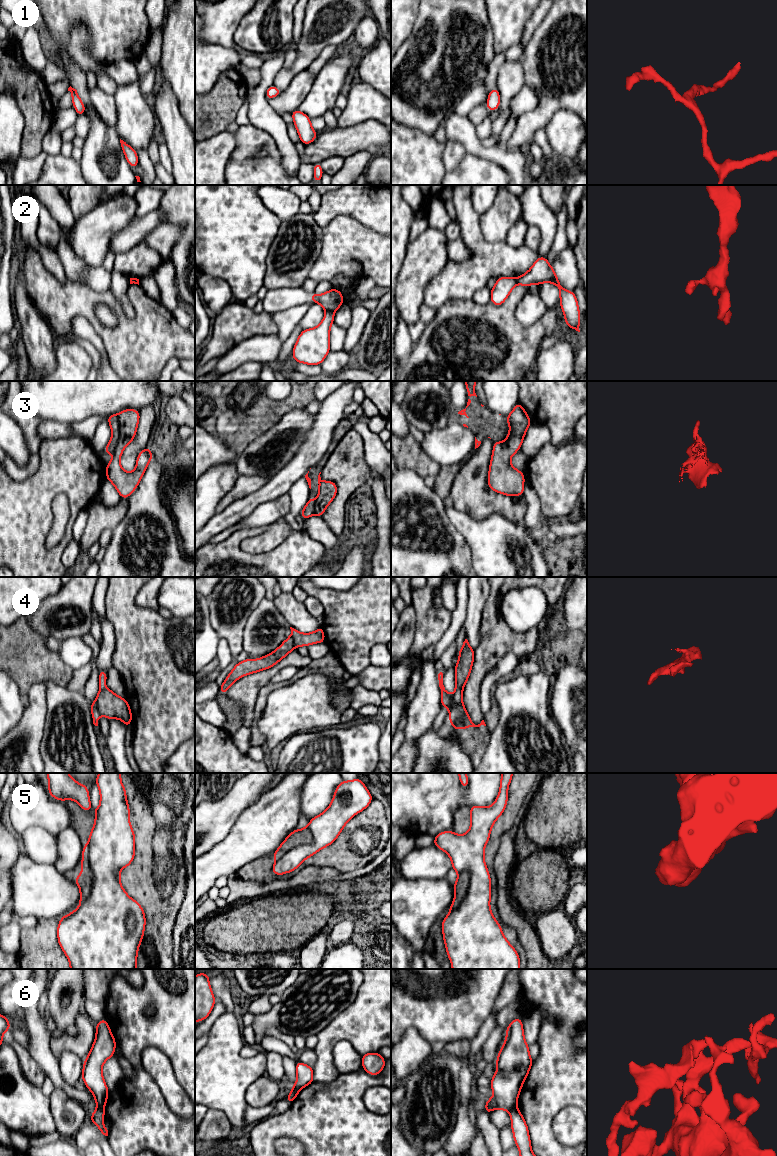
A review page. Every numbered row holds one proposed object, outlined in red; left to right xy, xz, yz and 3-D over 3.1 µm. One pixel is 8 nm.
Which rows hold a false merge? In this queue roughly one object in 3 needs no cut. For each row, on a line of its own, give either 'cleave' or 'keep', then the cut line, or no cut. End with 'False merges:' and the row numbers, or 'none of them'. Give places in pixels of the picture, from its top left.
1: keep; cut none
2: cleave; cut xz (333, 311), (326, 312)
3: cleave; cut xy (117, 414), (119, 439), (113, 452)
4: cleave; cut xy (94, 701), (100, 715)
5: cleave; cut xy (88, 844), (92, 887), (82, 902)
6: cleave; cut yz (516, 1105), (509, 1112)
False merges: 2, 3, 4, 5, 6

